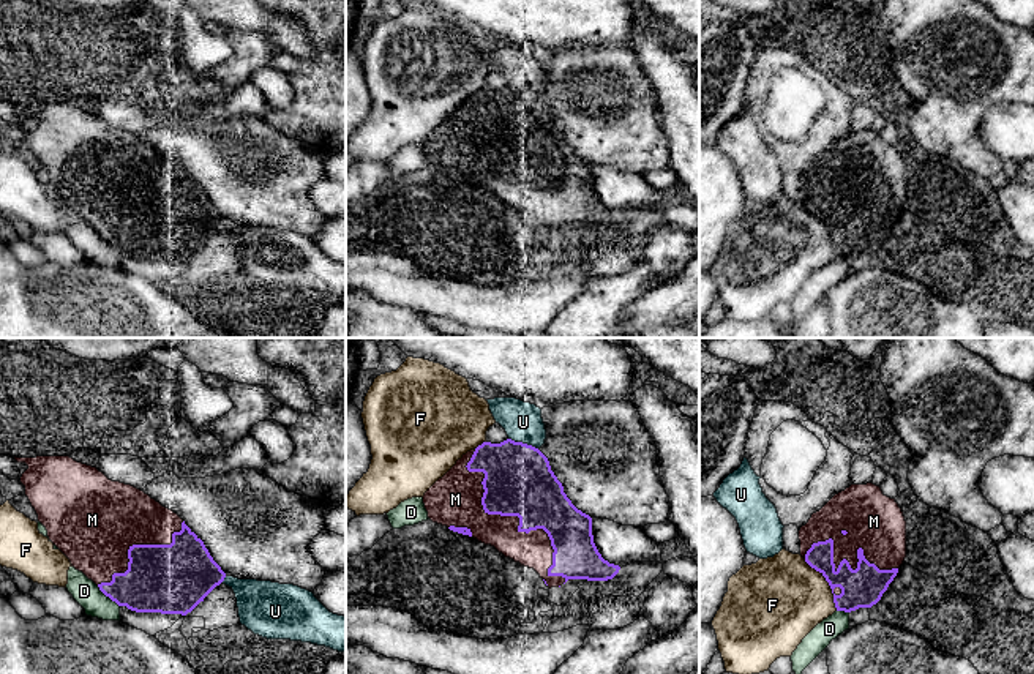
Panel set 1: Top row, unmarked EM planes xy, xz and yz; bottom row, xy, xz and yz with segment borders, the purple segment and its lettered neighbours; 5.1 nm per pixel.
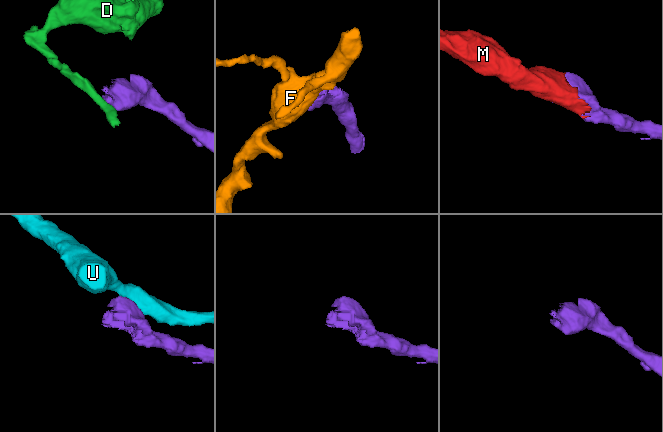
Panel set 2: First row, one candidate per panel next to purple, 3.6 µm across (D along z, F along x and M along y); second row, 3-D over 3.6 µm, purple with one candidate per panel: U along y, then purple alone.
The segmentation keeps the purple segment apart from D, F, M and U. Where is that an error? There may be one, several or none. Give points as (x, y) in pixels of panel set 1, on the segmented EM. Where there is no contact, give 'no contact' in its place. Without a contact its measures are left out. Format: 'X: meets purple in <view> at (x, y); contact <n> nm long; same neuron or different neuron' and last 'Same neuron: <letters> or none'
D: meets purple in xy at (108, 595); contact 160 nm long; different neuron
F: meets purple in yz at (829, 584); contact 320 nm long; different neuron
M: meets purple in xz at (516, 515); contact 850 nm long; same neuron
U: meets purple in xz at (521, 442); contact 160 nm long; different neuron
Same neuron: M

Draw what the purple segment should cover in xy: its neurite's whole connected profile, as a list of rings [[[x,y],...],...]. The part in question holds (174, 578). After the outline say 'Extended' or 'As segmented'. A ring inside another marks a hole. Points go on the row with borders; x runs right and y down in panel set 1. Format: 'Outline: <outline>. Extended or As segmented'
Outline: [[[69,456],[14,459],[28,466],[21,483],[49,540],[118,606],[186,616],[224,581],[226,573],[204,541],[177,513],[144,491],[112,481]]]. Extended

